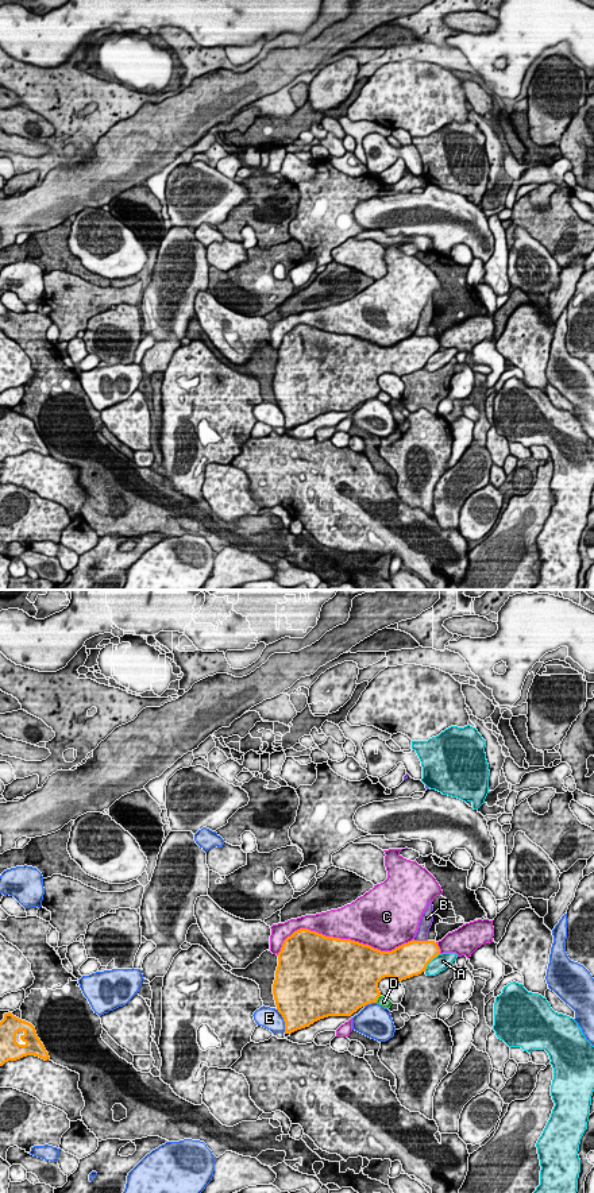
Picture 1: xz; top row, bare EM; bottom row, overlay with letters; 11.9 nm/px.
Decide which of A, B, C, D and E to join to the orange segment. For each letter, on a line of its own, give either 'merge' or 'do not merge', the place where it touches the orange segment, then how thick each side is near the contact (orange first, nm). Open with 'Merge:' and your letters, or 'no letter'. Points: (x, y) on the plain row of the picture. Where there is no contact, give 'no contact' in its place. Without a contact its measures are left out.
Merge: no letter
A: do not merge | xz (429, 356) | 400/190 nm
B: do not merge | xz (420, 336) | 400/160 nm
C: do not merge | xz (342, 335) | 500/420 nm
D: do not merge | xz (377, 394) | 420/120 nm
E: do not merge | xz (284, 416) | 480/260 nm

